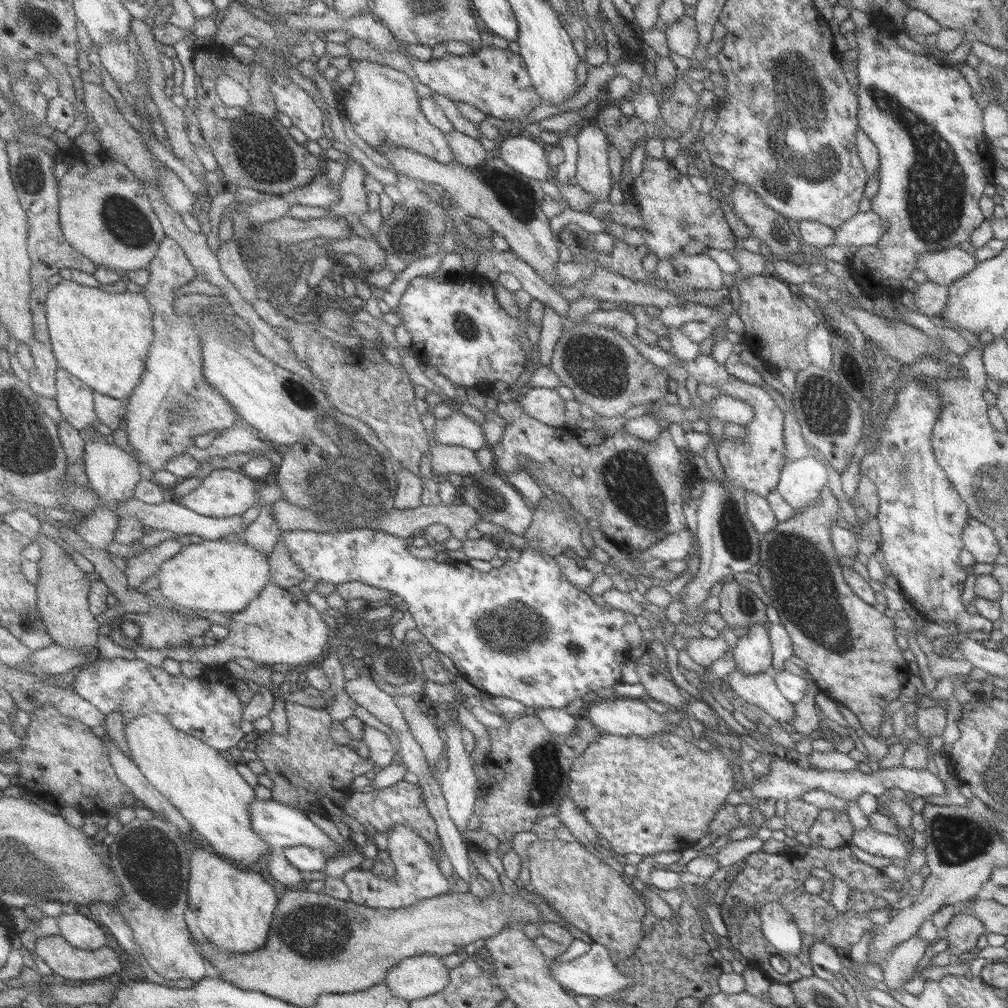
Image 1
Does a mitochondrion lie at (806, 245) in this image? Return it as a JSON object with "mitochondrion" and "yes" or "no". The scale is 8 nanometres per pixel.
{"mitochondrion":"no"}

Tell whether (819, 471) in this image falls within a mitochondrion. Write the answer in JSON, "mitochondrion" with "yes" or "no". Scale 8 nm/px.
{"mitochondrion":"no"}

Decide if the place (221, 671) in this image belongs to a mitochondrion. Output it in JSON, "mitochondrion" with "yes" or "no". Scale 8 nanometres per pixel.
{"mitochondrion":"no"}

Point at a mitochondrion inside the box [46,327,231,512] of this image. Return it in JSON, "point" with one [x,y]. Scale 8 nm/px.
{"point":[182,408]}

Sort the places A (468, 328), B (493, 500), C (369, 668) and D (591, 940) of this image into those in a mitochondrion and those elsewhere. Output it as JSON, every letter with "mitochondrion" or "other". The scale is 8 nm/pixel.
{"A":"mitochondrion","B":"mitochondrion","C":"other","D":"other"}

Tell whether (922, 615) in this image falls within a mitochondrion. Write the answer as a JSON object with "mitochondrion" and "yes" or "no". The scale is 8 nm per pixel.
{"mitochondrion":"no"}

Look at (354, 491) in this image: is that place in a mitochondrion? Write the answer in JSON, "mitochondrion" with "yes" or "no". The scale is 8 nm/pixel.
{"mitochondrion":"yes"}

